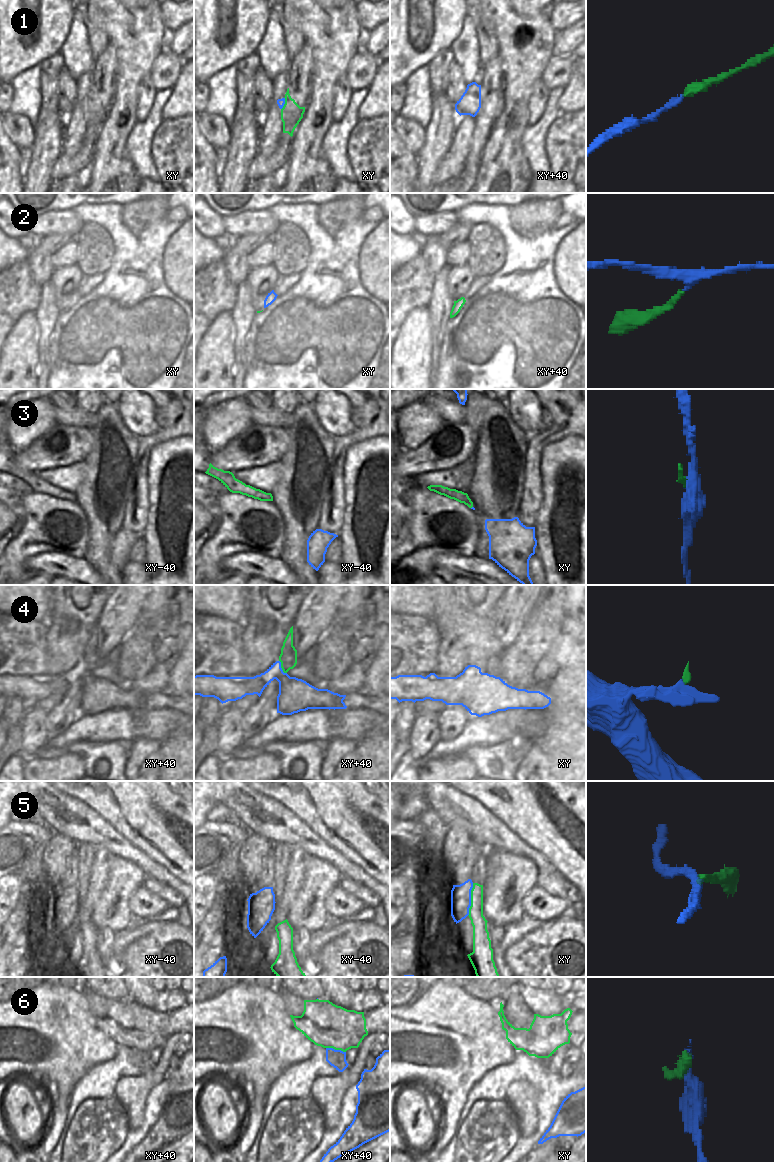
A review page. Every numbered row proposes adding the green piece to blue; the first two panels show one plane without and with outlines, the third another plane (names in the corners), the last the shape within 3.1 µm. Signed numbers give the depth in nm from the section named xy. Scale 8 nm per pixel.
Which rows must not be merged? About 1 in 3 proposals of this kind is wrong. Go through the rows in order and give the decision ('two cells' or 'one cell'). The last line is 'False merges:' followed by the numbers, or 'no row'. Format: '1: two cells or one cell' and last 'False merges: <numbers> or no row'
1: one cell
2: one cell
3: two cells
4: two cells
5: two cells
6: two cells
False merges: 3, 4, 5, 6

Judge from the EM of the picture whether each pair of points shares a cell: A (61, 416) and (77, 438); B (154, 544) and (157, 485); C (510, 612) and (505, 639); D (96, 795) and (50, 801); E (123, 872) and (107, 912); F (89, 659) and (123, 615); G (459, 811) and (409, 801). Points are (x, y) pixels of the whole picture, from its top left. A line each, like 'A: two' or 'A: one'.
A: two
B: one
C: one
D: two
E: one
F: one
G: two

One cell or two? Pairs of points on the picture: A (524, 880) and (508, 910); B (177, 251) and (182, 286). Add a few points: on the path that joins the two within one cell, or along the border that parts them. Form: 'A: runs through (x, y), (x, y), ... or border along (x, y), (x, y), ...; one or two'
A: runs through (517, 887), (508, 896), (508, 903); one
B: runs through (182, 260), (182, 277); one

